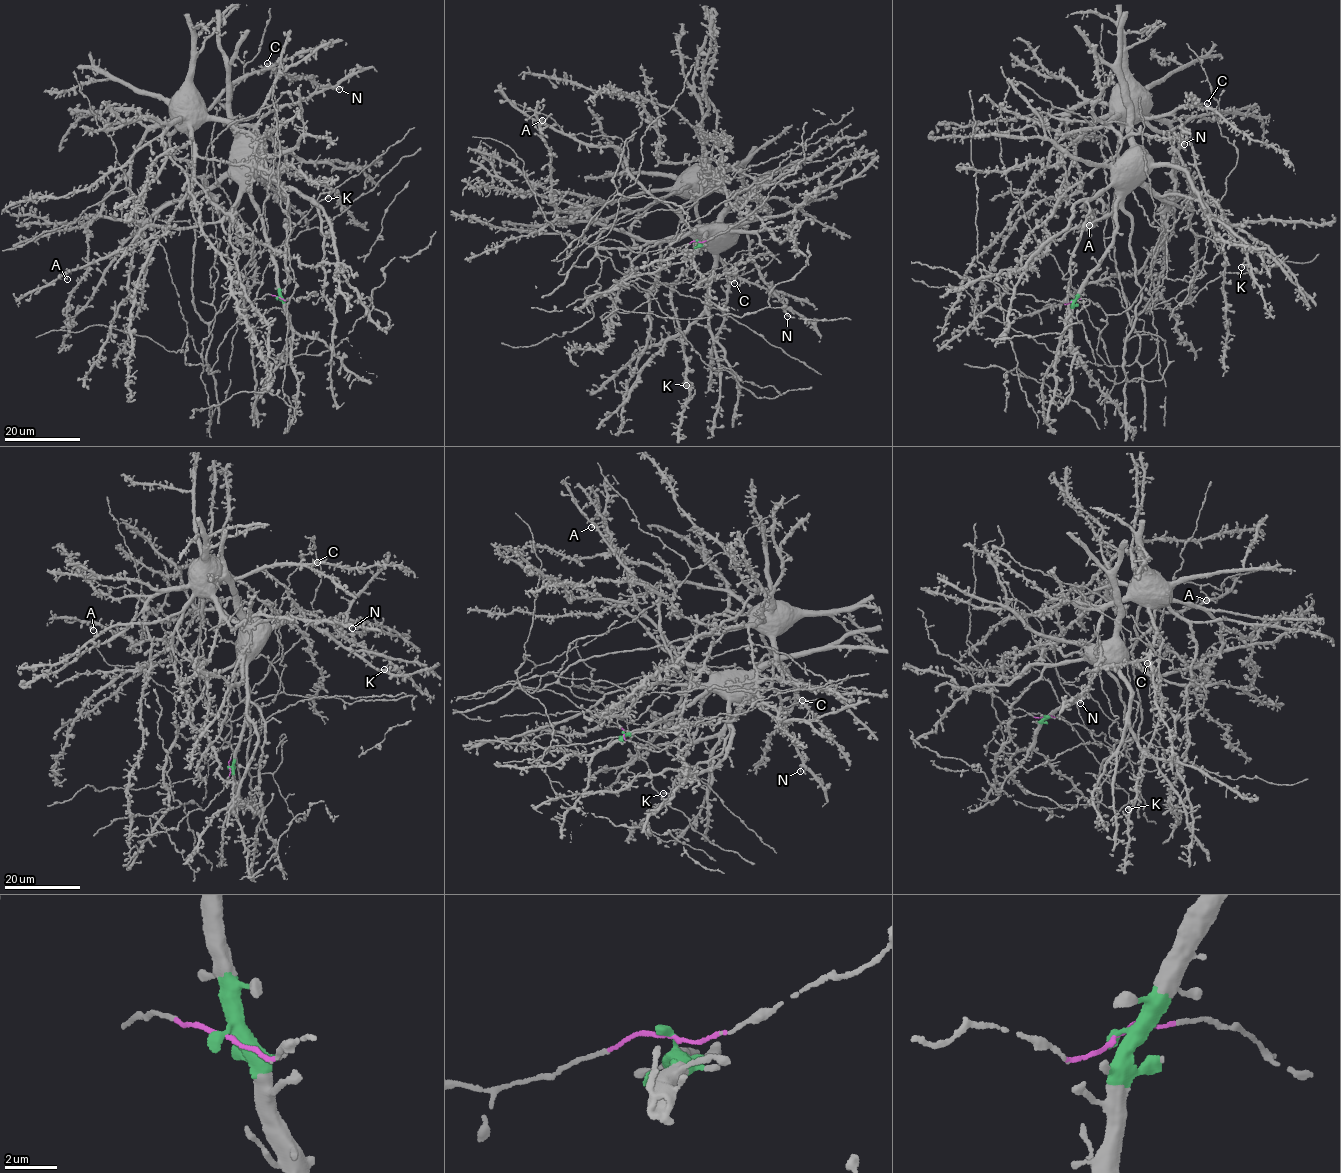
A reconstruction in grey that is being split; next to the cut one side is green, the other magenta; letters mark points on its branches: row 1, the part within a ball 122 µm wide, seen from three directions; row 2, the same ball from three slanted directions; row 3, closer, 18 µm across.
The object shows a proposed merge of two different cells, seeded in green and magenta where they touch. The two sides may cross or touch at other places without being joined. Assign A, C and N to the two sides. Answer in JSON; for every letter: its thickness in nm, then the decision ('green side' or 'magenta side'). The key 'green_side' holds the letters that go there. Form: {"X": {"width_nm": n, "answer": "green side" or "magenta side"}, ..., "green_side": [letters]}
{"A": {"width_nm": 440, "answer": "green side"}, "C": {"width_nm": 220, "answer": "magenta side"}, "N": {"width_nm": 180, "answer": "magenta side"}, "green_side": ["A"]}

